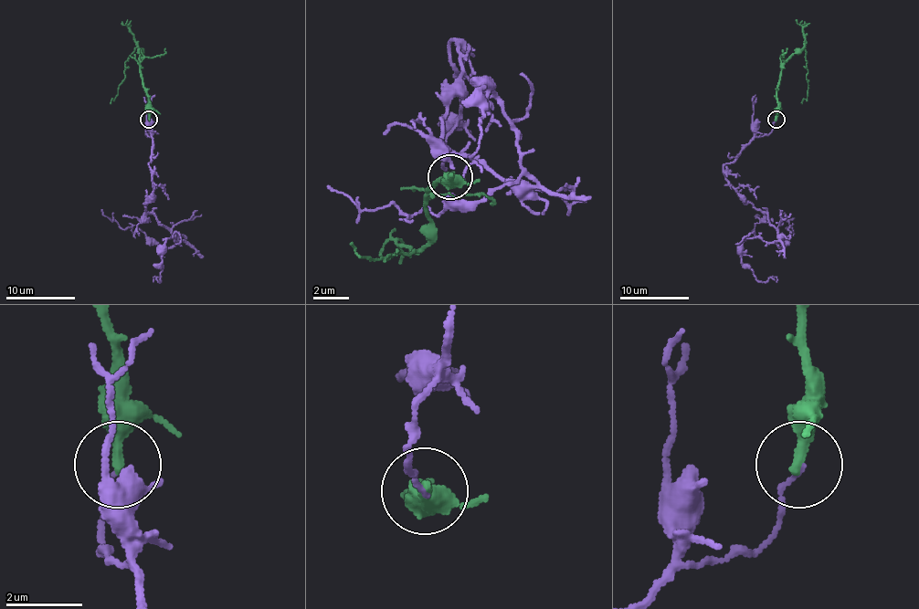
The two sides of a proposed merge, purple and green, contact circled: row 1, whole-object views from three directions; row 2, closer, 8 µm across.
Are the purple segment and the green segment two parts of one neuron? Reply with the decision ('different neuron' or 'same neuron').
different neuron

